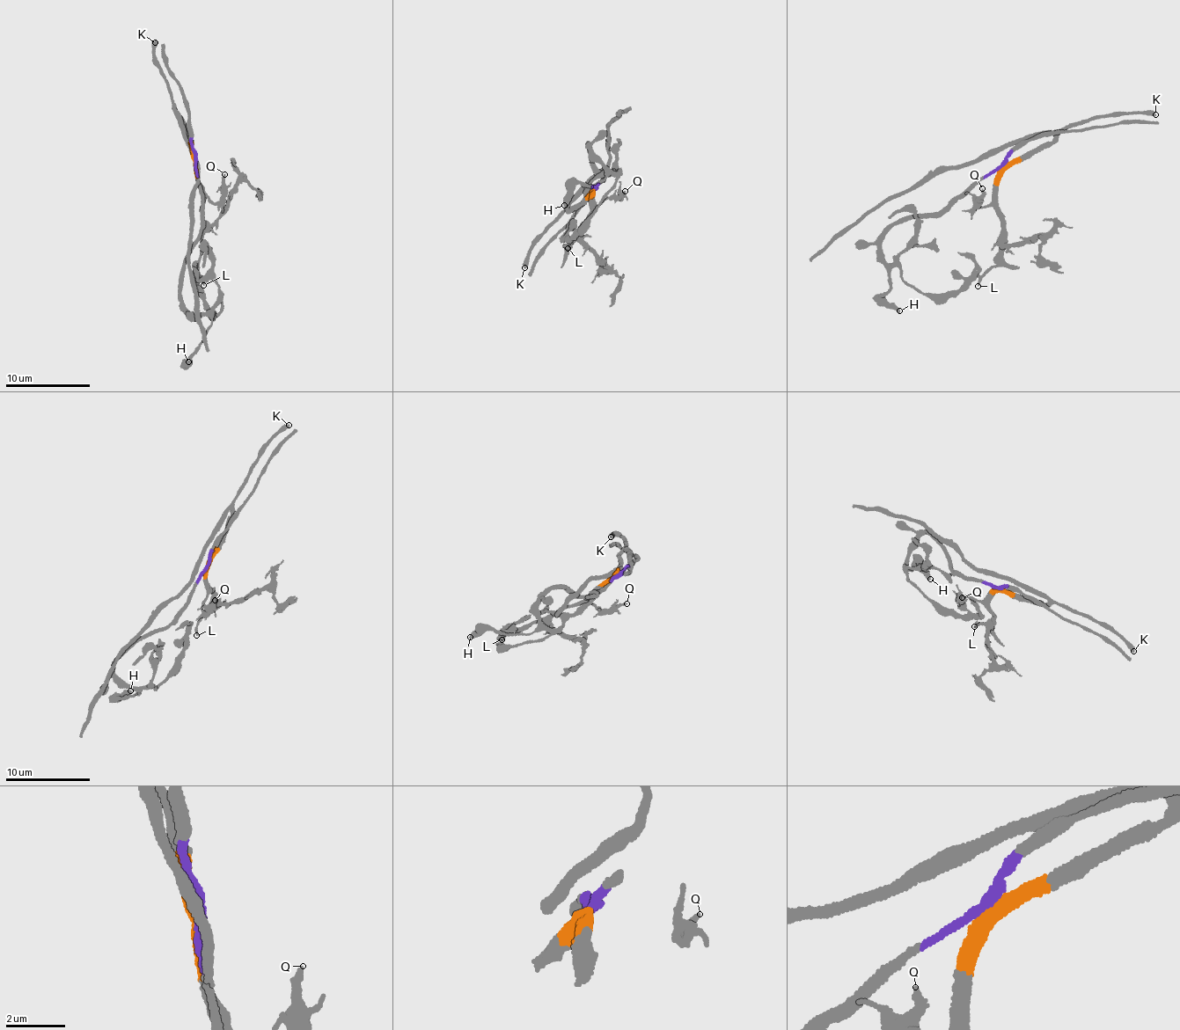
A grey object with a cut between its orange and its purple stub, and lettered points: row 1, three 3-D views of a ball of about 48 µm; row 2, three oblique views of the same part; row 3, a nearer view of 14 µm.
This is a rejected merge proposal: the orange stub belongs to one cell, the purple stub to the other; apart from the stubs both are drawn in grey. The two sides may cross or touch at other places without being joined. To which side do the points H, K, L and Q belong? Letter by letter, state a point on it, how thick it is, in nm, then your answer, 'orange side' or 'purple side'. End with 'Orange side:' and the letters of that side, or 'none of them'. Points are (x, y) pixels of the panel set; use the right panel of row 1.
H: at (899, 310); 400 nm thick; purple side
K: at (1155, 114); 420 nm thick; orange side
L: at (978, 286); 220 nm thick; orange side
Q: at (982, 188); 160 nm thick; orange side
Orange side: K, L, Q

